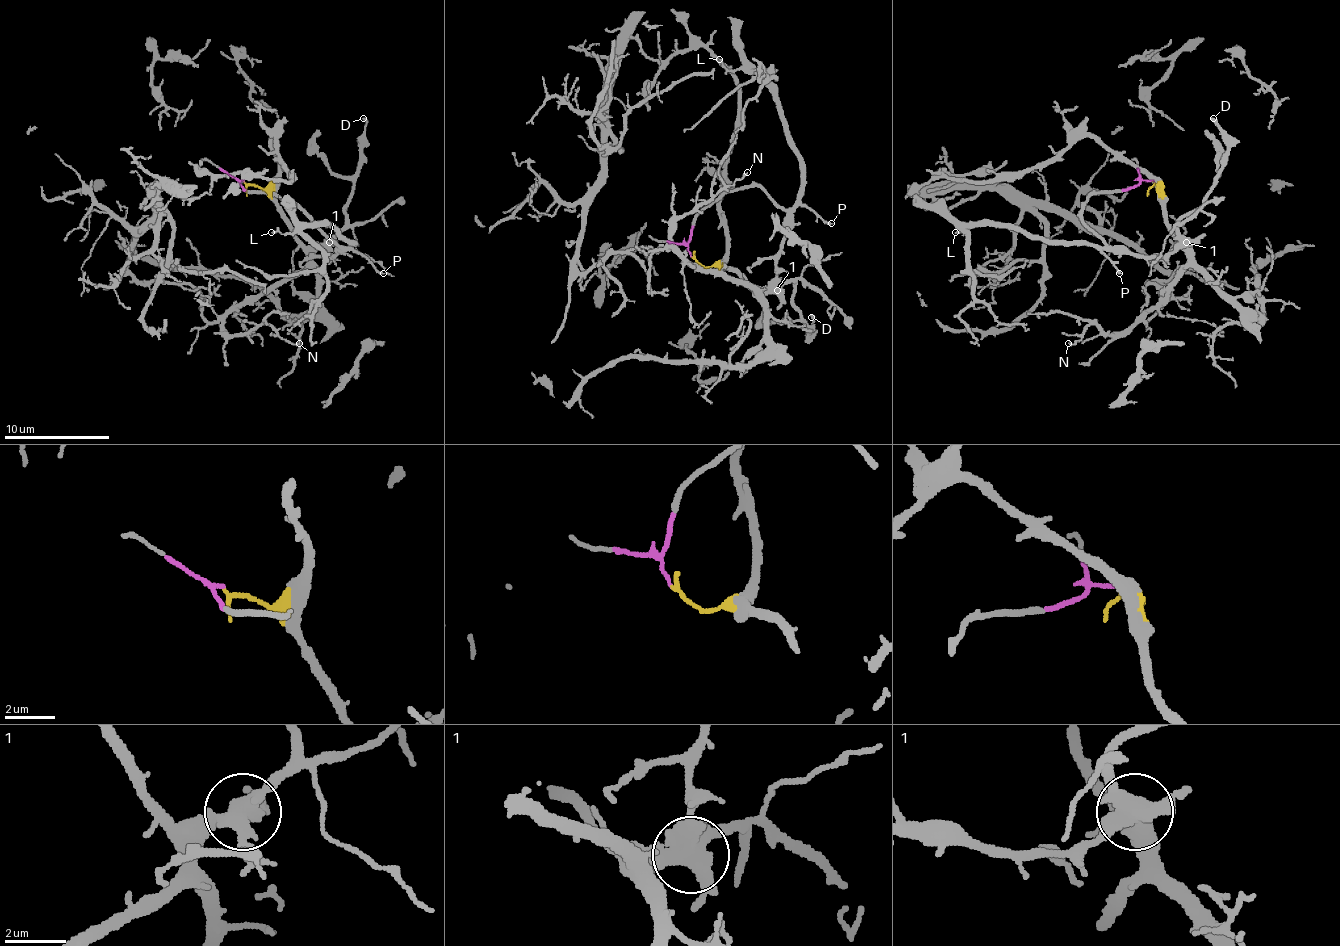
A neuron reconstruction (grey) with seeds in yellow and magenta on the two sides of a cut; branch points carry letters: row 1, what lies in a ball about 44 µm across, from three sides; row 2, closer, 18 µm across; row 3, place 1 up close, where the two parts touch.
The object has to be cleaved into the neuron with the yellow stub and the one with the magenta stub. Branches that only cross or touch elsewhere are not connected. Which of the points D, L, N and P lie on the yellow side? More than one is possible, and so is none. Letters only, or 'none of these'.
D, N

